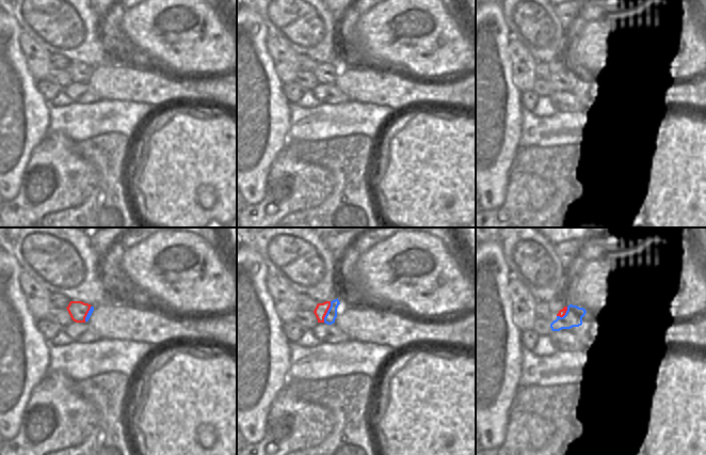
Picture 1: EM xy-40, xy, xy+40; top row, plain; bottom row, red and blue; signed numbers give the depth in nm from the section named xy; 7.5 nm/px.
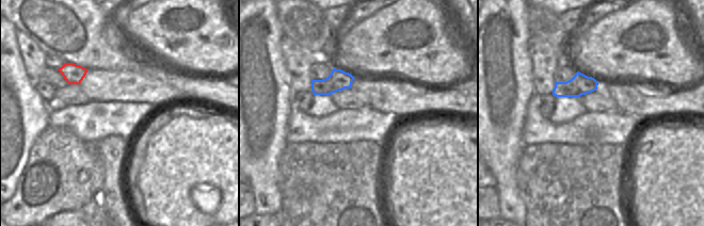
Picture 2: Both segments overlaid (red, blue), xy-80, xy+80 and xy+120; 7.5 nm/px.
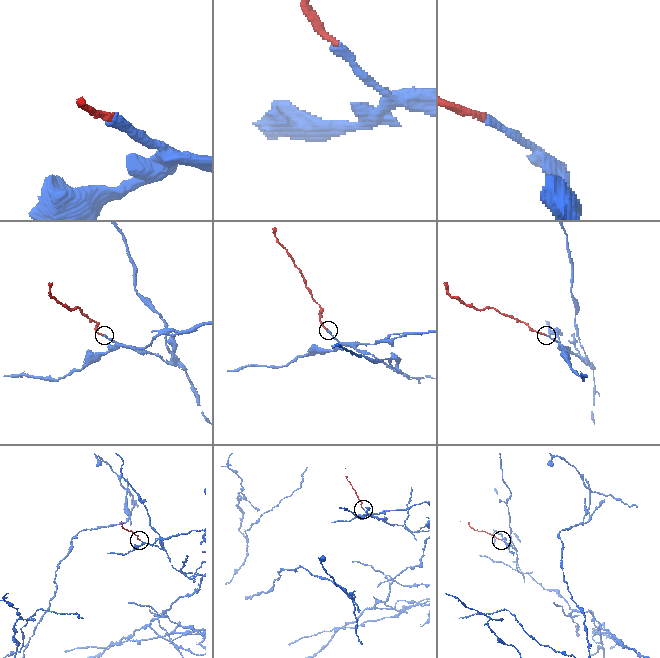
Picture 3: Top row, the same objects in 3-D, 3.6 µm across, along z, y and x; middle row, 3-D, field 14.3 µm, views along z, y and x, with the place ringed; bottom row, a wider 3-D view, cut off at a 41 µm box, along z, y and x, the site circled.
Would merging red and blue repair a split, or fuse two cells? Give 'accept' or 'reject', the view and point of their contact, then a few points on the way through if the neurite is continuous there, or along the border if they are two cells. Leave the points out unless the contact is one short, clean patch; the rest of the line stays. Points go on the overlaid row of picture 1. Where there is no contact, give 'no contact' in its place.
reject; contact xy (326, 312); border xy (331, 301), (323, 322)

